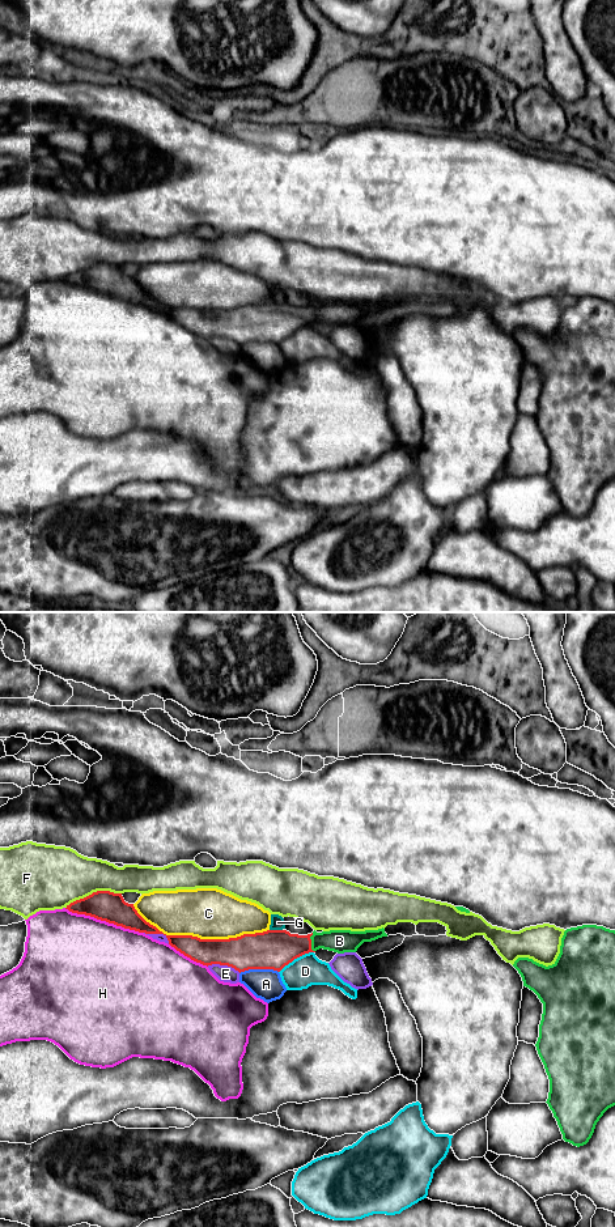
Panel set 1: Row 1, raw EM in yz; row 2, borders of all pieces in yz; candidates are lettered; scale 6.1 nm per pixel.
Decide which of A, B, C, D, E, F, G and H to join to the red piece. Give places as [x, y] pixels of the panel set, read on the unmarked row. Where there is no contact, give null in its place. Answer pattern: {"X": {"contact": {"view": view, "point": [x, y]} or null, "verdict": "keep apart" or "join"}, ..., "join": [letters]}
{"A": {"contact": {"view": "yz", "point": [258, 340]}, "verdict": "keep apart"}, "B": {"contact": {"view": "yz", "point": [310, 314]}, "verdict": "join"}, "C": {"contact": {"view": "yz", "point": [199, 310]}, "verdict": "keep apart"}, "D": {"contact": {"view": "yz", "point": [296, 330]}, "verdict": "keep apart"}, "E": {"contact": {"view": "yz", "point": [224, 336]}, "verdict": "keep apart"}, "F": {"contact": {"view": "yz", "point": [93, 264]}, "verdict": "keep apart"}, "G": {"contact": {"view": "yz", "point": [276, 302]}, "verdict": "keep apart"}, "H": {"contact": {"view": "yz", "point": [104, 292]}, "verdict": "keep apart"}, "join": ["B"]}

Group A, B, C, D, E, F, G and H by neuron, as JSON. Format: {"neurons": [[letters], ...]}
{"neurons": [["A"], ["B"], ["C"], ["D"], ["E"], ["F"], ["G"], ["H"]]}

